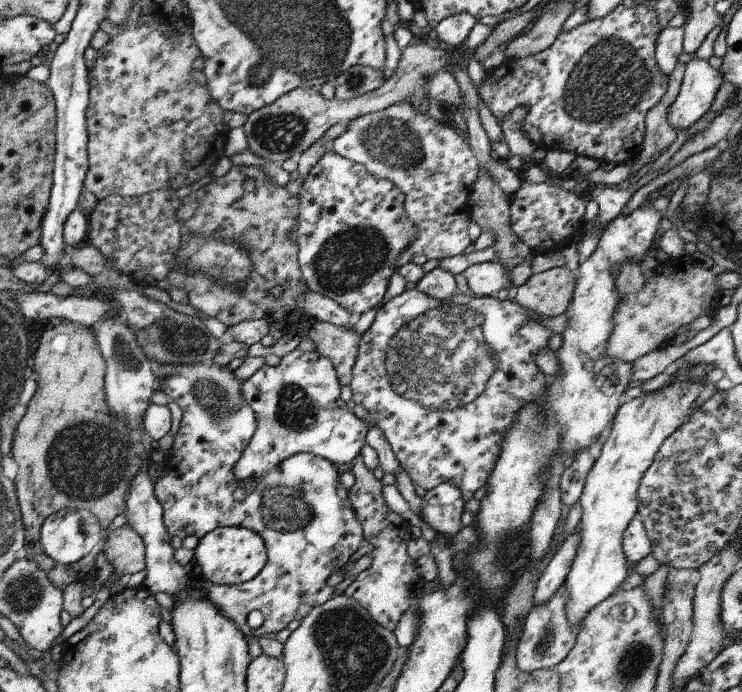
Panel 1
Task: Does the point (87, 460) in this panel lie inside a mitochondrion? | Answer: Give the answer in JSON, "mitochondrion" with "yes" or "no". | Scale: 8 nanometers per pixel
{"mitochondrion":"yes"}

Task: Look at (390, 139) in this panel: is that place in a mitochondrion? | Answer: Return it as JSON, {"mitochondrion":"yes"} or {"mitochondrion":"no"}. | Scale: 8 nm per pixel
{"mitochondrion":"yes"}

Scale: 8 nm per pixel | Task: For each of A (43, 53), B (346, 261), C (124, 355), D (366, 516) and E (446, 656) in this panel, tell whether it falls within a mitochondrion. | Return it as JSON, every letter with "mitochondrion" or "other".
{"A":"other","B":"mitochondrion","C":"mitochondrion","D":"other","E":"other"}

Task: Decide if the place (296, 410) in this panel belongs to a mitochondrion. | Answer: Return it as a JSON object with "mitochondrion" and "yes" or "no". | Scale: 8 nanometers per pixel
{"mitochondrion":"yes"}

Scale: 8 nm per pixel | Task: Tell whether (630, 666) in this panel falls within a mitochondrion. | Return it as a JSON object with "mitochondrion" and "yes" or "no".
{"mitochondrion":"yes"}

